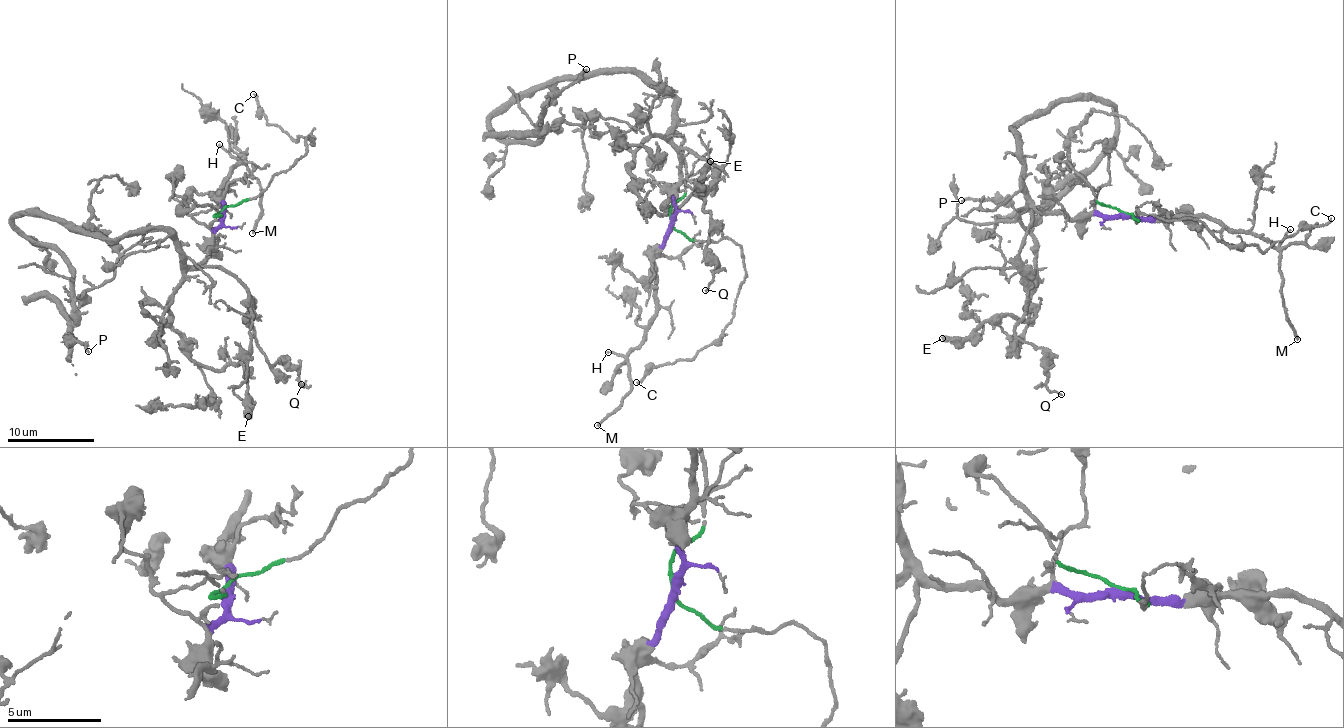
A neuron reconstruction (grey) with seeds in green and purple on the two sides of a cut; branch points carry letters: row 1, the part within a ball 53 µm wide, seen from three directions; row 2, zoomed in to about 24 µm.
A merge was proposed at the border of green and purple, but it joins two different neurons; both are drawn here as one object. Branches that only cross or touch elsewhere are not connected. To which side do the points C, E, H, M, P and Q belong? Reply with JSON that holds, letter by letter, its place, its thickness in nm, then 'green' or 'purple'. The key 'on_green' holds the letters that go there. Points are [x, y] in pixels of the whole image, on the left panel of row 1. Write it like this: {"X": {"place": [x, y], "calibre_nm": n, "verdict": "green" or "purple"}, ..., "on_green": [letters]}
{"C": {"place": [253, 94], "calibre_nm": 170, "verdict": "green"}, "E": {"place": [248, 416], "calibre_nm": 420, "verdict": "purple"}, "H": {"place": [219, 144], "calibre_nm": 130, "verdict": "purple"}, "M": {"place": [252, 233], "calibre_nm": 190, "verdict": "purple"}, "P": {"place": [88, 351], "calibre_nm": 180, "verdict": "purple"}, "Q": {"place": [301, 384], "calibre_nm": 110, "verdict": "purple"}, "on_green": ["C"]}

